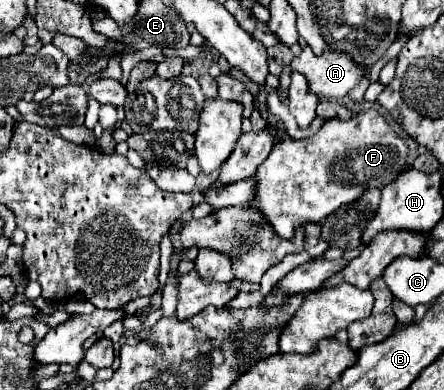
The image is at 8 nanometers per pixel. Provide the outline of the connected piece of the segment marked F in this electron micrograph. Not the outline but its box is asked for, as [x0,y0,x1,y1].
[251,109,407,239]

